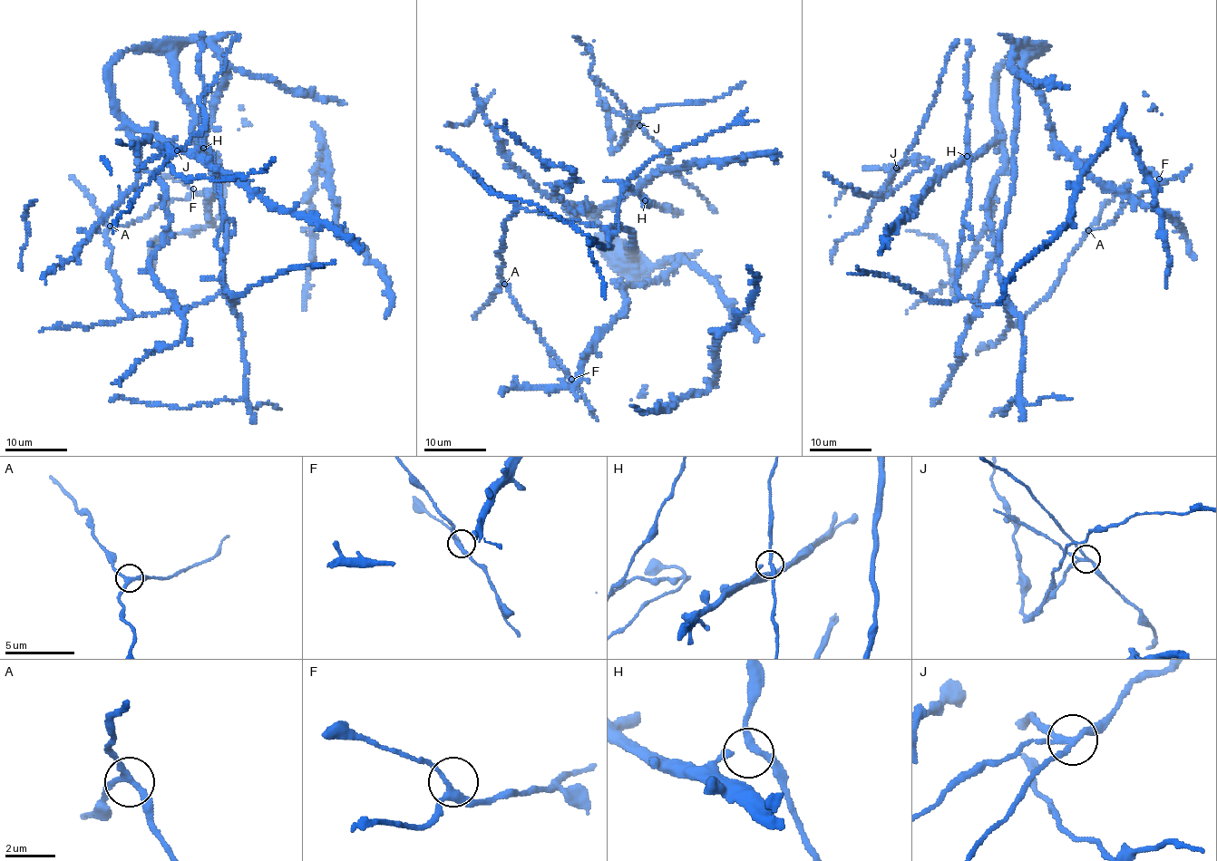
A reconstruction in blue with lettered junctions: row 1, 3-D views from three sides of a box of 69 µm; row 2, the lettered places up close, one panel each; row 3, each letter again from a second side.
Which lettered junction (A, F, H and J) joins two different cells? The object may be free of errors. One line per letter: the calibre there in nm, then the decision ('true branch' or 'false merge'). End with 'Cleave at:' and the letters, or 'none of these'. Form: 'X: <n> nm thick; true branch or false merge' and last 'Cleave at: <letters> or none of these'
A: 240 nm thick; true branch
F: 240 nm thick; true branch
H: 190 nm thick; true branch
J: 200 nm thick; false merge
Cleave at: J

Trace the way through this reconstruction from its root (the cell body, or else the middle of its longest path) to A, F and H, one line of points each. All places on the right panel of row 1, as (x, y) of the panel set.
A: (998, 244), (997, 275), (1007, 303), (1005, 310), (1010, 314), (1014, 325), (1051, 292), (1068, 256), (1088, 230)
F: (998, 244), (997, 275), (1014, 325), (1051, 292), (1087, 232), (1113, 223), (1124, 204), (1159, 178)
H: (998, 244), (997, 275), (1007, 302), (978, 305), (962, 298), (956, 281), (963, 213), (969, 204), (967, 156)

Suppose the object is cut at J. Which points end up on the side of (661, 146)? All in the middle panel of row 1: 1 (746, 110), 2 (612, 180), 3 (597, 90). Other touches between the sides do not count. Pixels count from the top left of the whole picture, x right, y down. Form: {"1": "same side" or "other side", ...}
{"1": "same side", "2": "same side", "3": "other side"}

